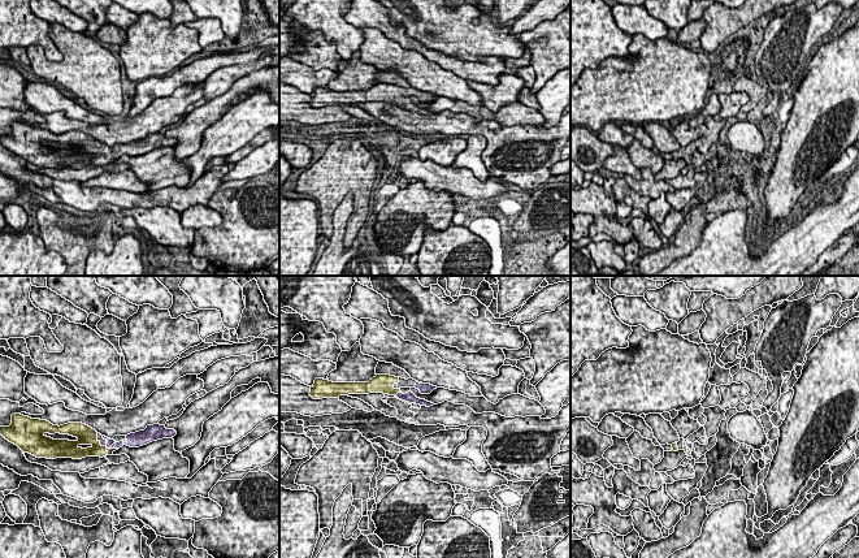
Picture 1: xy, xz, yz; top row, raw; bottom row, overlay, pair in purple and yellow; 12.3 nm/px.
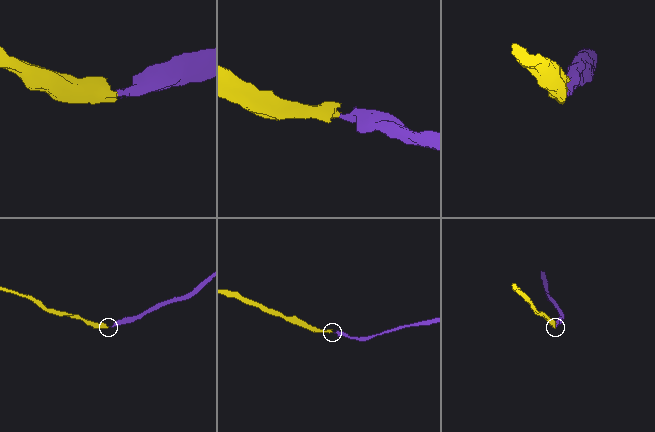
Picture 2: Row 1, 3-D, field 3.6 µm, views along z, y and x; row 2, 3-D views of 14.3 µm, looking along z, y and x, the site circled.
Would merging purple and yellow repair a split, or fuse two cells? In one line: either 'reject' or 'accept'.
accept

